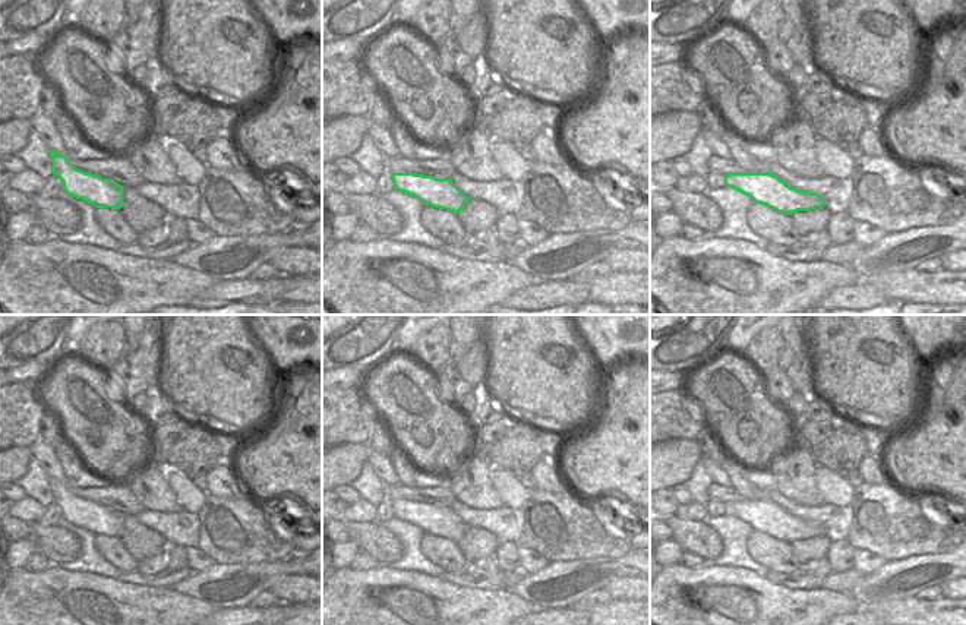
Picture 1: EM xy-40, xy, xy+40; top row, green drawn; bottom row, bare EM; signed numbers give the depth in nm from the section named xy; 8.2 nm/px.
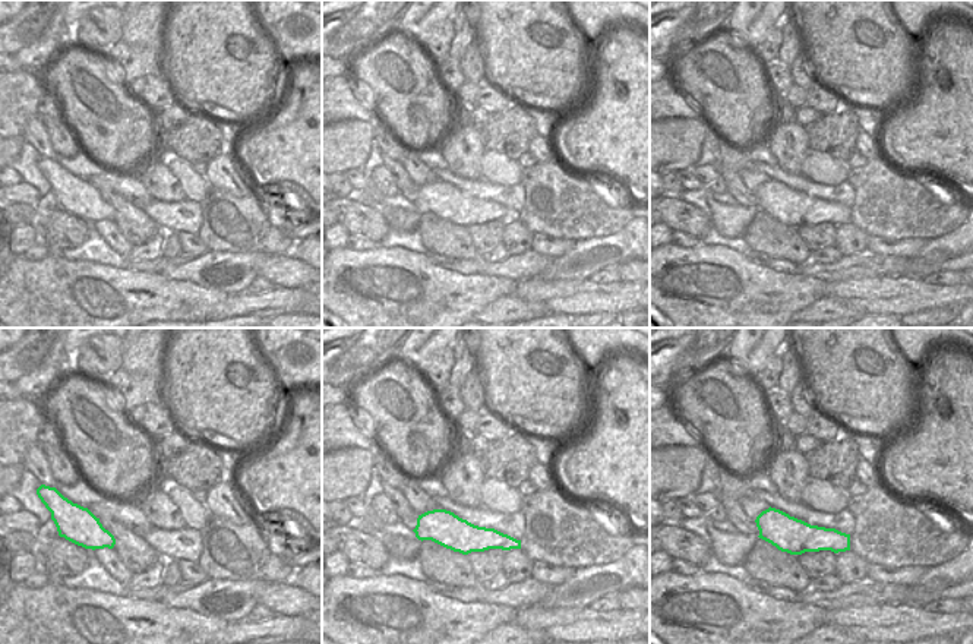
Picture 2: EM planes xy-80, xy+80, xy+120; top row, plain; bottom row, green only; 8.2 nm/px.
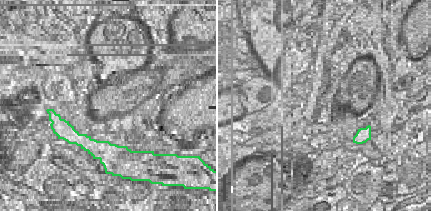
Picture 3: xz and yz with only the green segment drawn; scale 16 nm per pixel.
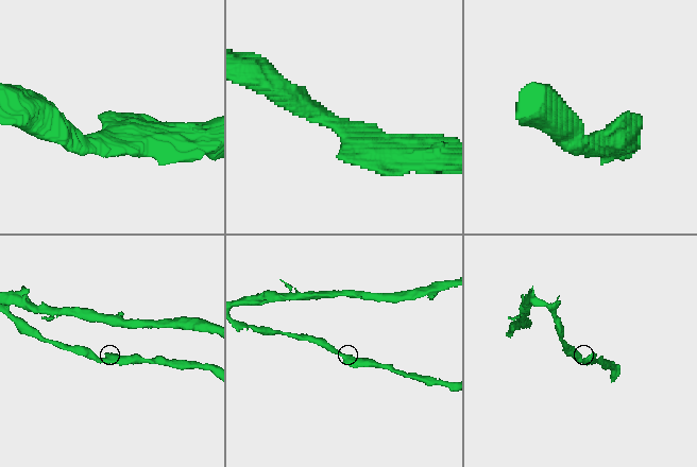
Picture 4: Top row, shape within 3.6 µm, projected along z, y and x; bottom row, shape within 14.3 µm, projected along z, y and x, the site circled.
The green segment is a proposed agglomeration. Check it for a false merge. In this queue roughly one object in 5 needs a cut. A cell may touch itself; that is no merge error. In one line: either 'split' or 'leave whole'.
leave whole

